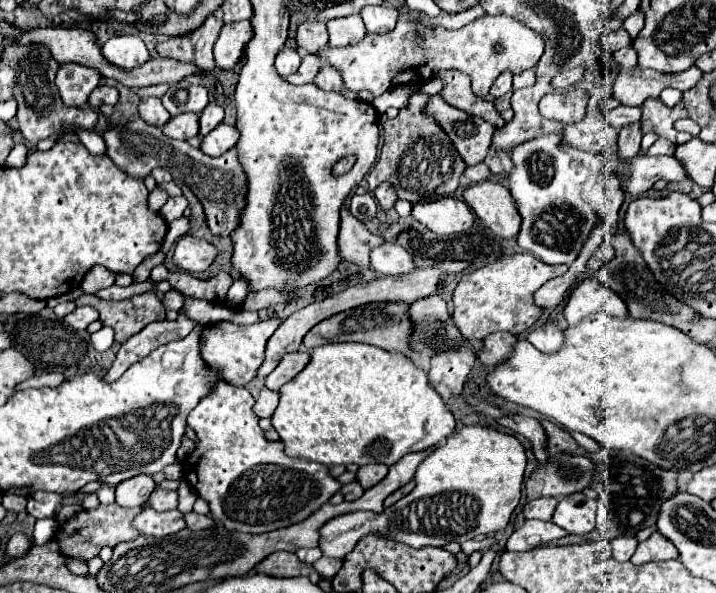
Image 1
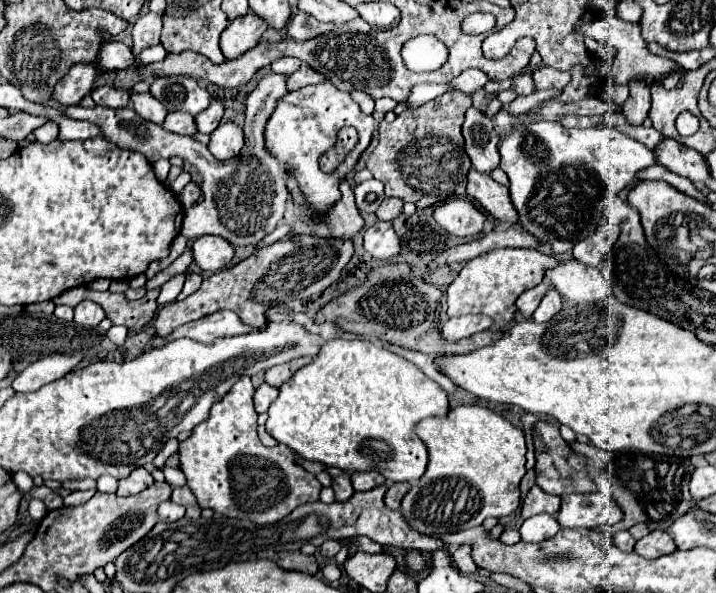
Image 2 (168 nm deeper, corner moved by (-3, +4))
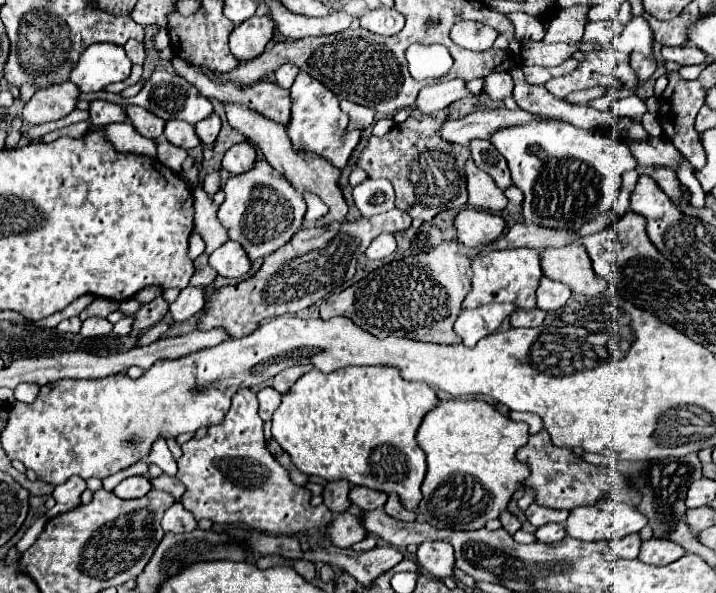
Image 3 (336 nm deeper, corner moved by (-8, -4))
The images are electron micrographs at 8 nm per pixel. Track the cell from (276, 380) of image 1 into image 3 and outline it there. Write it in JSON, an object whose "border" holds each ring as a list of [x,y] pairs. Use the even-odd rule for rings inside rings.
{"border":[[[294,365],[294,367],[288,367],[288,369],[284,369],[284,371],[280,371],[276,377],[274,377],[274,389],[278,391],[278,393],[288,393],[290,391],[290,387],[306,373],[308,369],[306,369],[306,365]]]}

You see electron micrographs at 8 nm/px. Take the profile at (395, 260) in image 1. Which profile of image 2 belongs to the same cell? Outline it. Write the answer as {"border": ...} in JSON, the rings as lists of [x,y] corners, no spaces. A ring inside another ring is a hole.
{"border":[[[377,221],[369,229],[365,229],[363,247],[377,261],[391,261],[393,257],[399,255],[401,245],[399,245],[399,237],[395,235],[391,223]]]}

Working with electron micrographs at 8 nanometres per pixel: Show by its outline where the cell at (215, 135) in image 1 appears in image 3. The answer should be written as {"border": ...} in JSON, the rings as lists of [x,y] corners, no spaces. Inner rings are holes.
{"border":[[[242,141],[238,145],[232,145],[222,159],[222,169],[230,171],[232,175],[248,171],[256,161],[256,149],[250,141]]]}

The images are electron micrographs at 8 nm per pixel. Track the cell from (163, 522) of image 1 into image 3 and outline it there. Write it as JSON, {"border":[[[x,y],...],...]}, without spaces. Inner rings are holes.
{"border":[[[174,503],[174,505],[164,513],[162,527],[164,527],[166,531],[172,531],[172,533],[186,533],[186,531],[196,529],[196,519],[192,517],[192,513],[188,513],[188,511],[182,507],[182,503]]]}

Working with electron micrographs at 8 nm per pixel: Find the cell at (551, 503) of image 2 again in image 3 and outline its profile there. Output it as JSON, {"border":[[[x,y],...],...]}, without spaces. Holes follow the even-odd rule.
{"border":[[[532,503],[526,509],[526,519],[534,525],[546,525],[546,523],[564,523],[568,519],[568,511],[560,511],[560,509],[550,509],[550,507],[542,507],[538,503]]]}

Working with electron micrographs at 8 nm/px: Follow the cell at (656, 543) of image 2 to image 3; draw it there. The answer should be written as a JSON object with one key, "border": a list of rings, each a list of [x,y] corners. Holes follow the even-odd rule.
{"border":[[[652,537],[650,541],[642,543],[642,551],[640,551],[638,559],[642,563],[650,563],[650,565],[668,565],[668,563],[680,559],[682,555],[686,555],[686,551],[680,545]]]}

